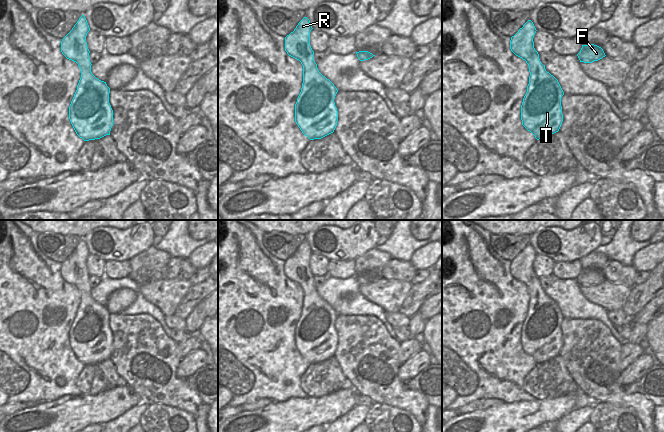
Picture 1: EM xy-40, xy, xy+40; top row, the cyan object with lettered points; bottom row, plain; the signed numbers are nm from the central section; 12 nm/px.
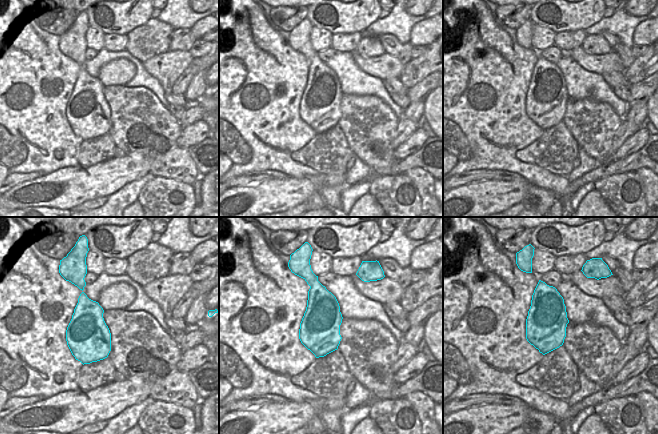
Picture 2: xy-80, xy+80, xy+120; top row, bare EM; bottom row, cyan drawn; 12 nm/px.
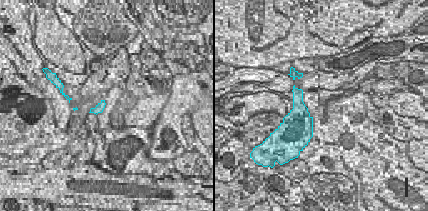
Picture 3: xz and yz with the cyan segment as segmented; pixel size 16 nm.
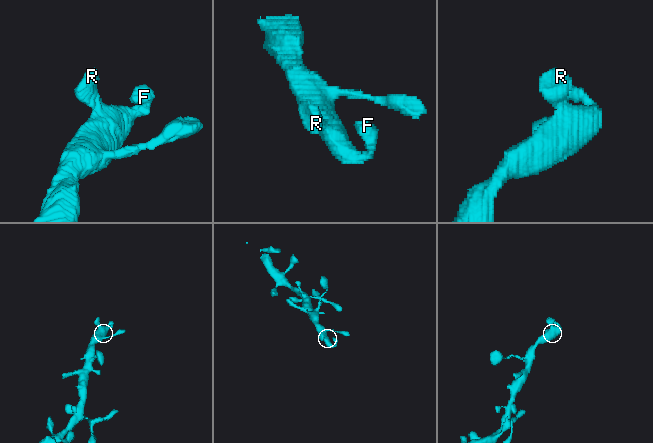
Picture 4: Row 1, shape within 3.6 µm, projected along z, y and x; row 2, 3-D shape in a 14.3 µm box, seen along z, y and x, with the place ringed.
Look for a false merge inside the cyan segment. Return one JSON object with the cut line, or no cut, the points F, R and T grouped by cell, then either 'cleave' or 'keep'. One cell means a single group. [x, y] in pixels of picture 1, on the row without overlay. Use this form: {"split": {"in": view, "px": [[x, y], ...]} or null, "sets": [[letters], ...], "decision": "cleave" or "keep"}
{"split": null, "sets": [["F", "R", "T"]], "decision": "keep"}

